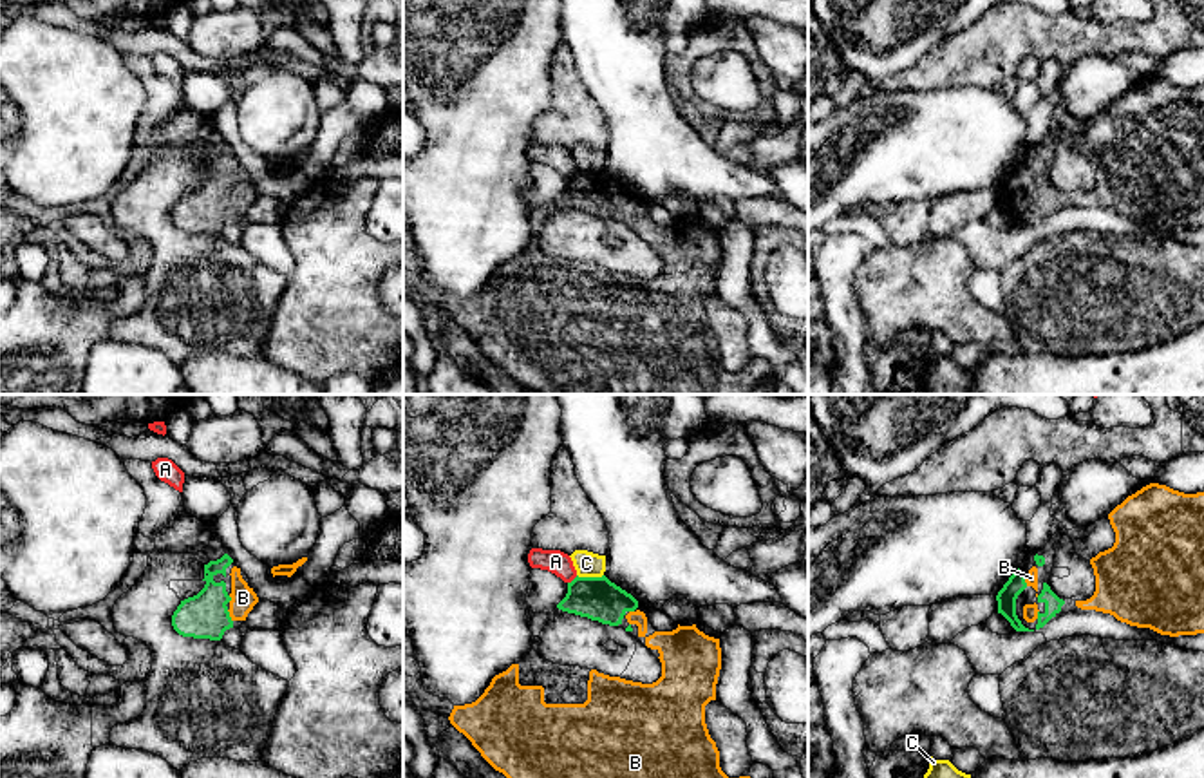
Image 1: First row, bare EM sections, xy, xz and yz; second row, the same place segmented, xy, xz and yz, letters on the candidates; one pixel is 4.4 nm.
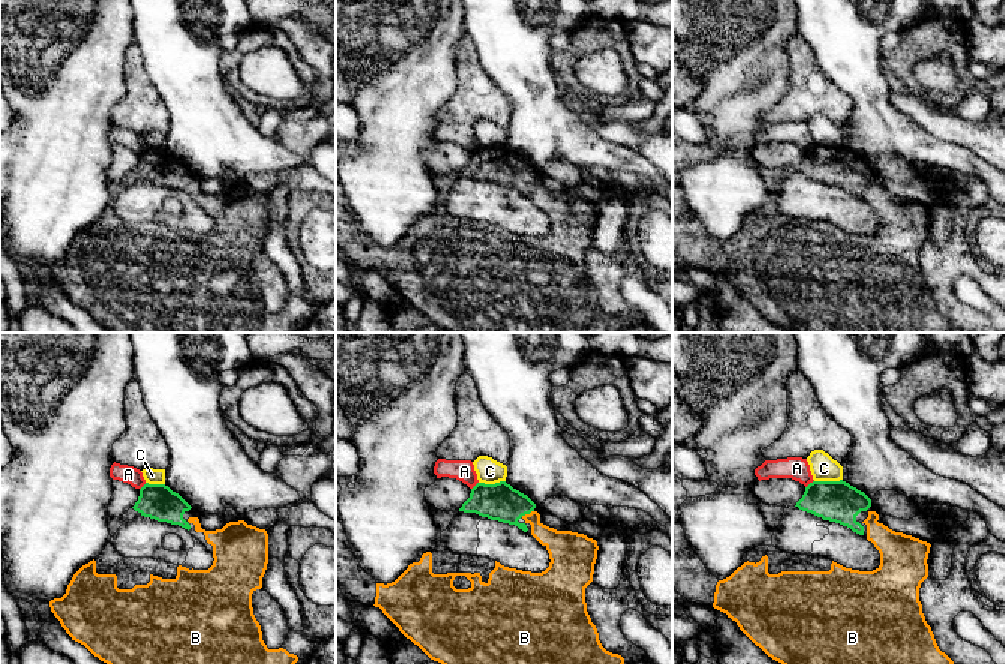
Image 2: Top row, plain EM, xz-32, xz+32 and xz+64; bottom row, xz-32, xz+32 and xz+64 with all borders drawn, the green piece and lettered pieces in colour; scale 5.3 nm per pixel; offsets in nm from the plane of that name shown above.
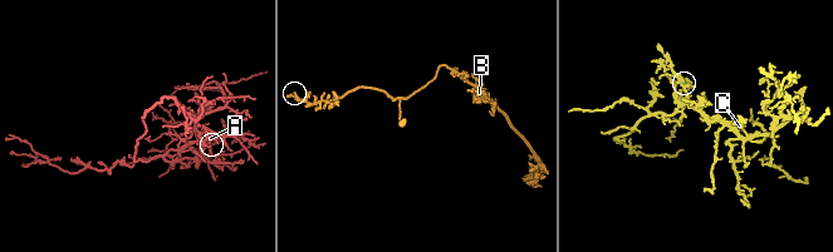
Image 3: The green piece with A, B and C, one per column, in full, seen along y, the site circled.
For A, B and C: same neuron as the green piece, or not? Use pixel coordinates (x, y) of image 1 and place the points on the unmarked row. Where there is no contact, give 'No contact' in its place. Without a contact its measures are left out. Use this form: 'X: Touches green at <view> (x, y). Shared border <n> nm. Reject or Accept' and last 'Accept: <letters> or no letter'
A: Touches green at xz (573, 174). Shared border 60 nm. Reject
B: Touches green at xy (228, 210). Shared border 60 nm. Accept
C: Touches green at xz (590, 172). Shared border 120 nm. Reject
Accept: B

